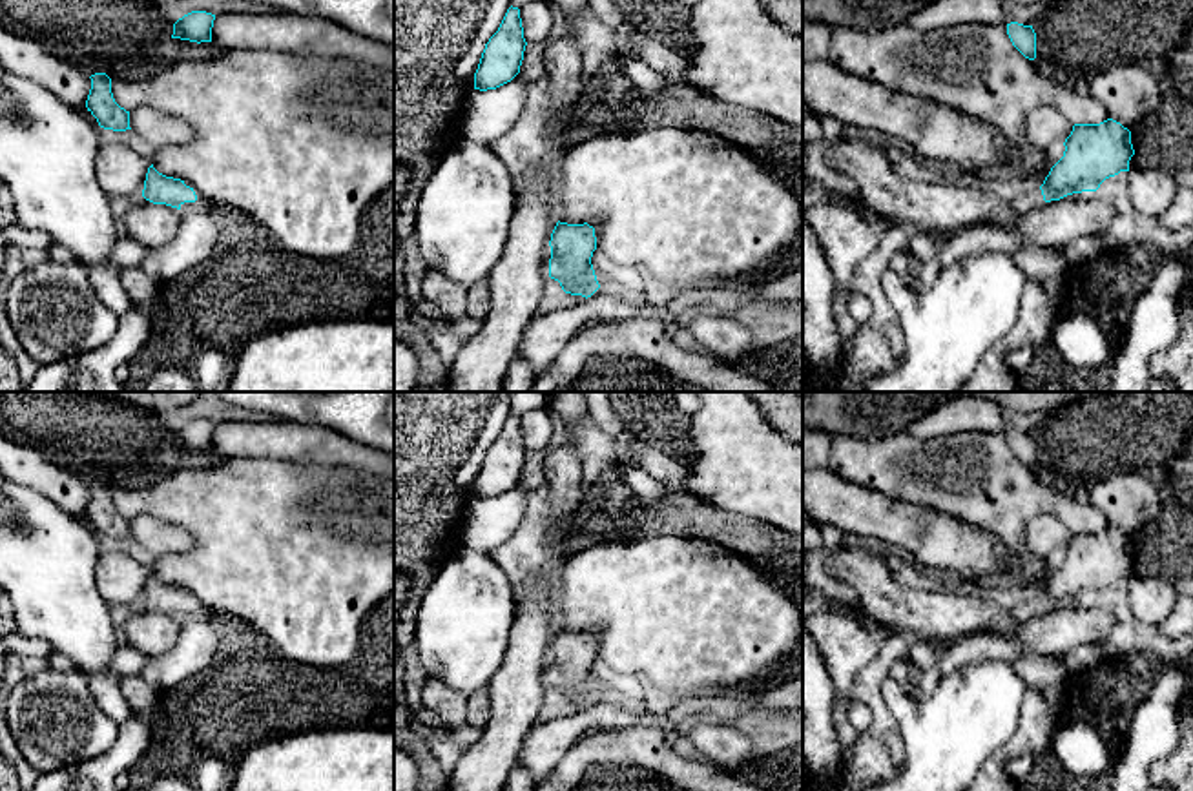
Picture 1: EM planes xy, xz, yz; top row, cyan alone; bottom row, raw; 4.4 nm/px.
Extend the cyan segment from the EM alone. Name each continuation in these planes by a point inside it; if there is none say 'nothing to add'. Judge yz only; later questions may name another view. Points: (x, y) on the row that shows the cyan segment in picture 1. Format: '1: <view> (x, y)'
1: yz (1026, 199)

